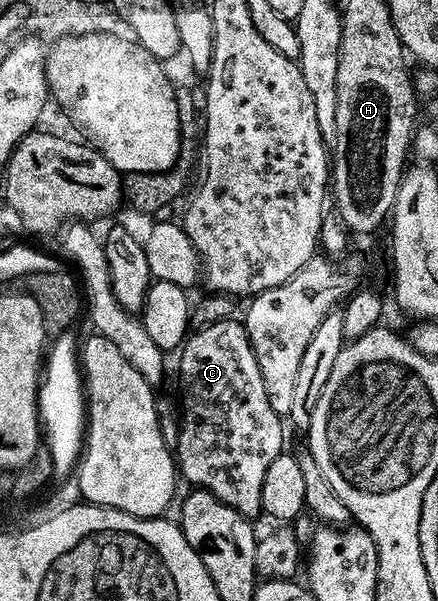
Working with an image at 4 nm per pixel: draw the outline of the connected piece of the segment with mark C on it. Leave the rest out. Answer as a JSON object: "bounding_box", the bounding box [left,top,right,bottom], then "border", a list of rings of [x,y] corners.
{"bounding_box":[174,317,286,520],"border":[[[231,317],[218,320],[209,326],[193,329],[184,339],[184,345],[178,357],[180,357],[180,398],[178,397],[178,402],[182,407],[182,413],[179,415],[180,435],[174,447],[174,461],[178,467],[179,477],[183,481],[185,478],[189,482],[187,484],[189,487],[199,488],[218,496],[222,504],[230,504],[230,508],[237,510],[243,518],[256,520],[256,517],[261,517],[262,514],[262,480],[266,480],[266,468],[270,468],[270,464],[274,464],[274,460],[278,460],[278,456],[286,450],[284,446],[285,419],[278,412],[274,412],[274,408],[270,408],[270,400],[266,400],[266,384],[262,384],[262,372],[258,368],[258,360],[254,356],[254,348],[250,344],[243,321]]]}

